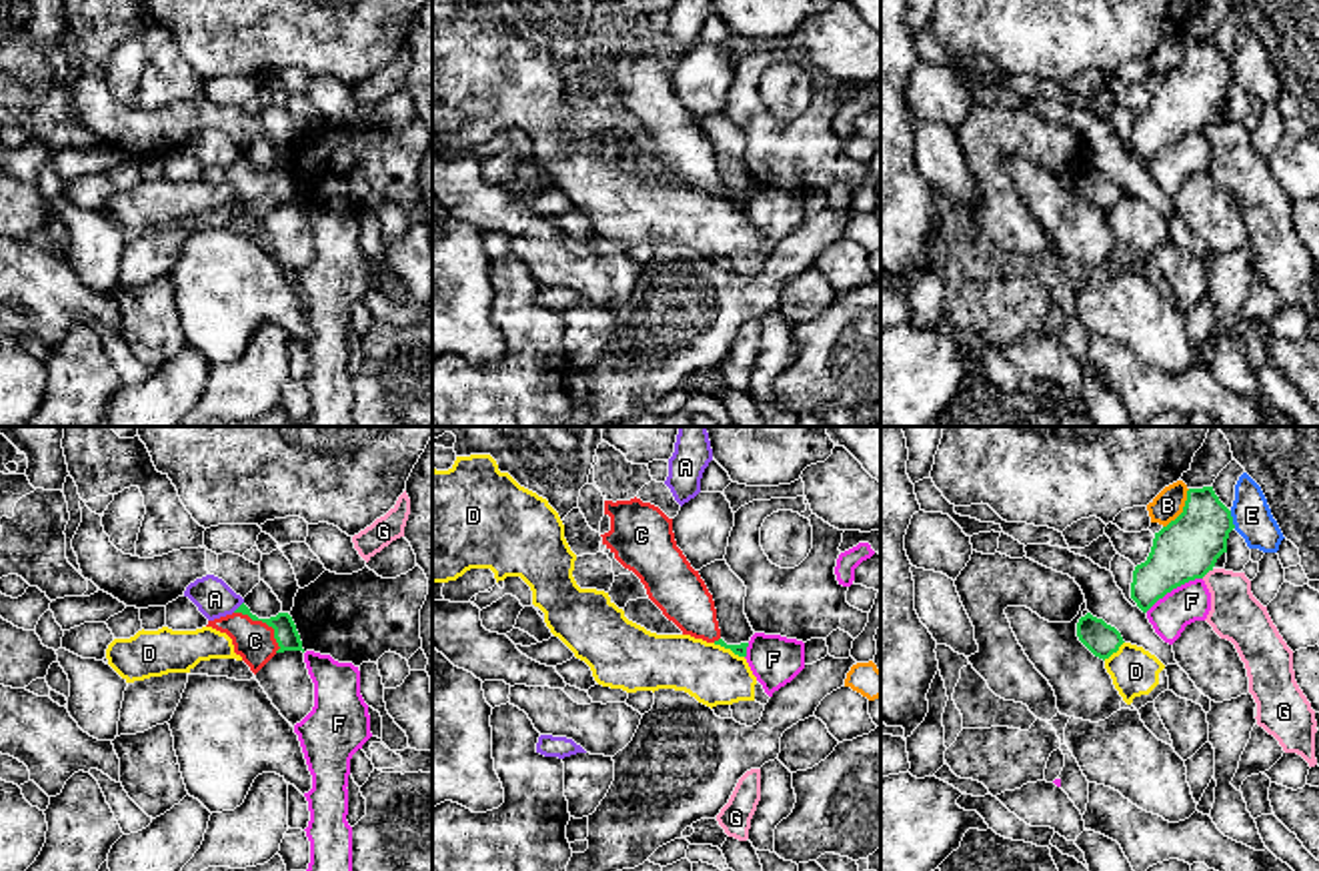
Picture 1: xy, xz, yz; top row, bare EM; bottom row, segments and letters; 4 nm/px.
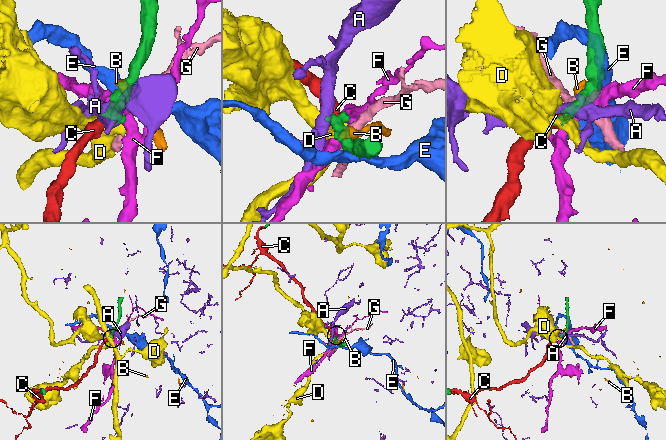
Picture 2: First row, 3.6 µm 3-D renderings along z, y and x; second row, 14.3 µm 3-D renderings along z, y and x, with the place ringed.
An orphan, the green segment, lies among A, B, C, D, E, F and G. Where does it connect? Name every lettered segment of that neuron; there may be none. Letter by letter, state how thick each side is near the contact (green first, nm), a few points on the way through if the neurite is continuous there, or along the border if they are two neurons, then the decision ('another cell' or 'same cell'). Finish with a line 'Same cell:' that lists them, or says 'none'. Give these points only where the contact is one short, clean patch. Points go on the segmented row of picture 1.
A: 100/150 nm | along xy (243, 601), (233, 611) | another cell
B: 240/120 nm | along yz (1189, 489), (1183, 509), (1163, 527) | another cell
C: 100/160 nm | same cell
D: 50/240 nm | along xz (713, 643), (743, 657) | another cell
E: 240/160 nm | along yz (1229, 511), (1235, 527) | another cell
F: 240/160 nm | another cell
G: 240/200 nm | along yz (1213, 569), (1201, 577) | another cell
Same cell: C

